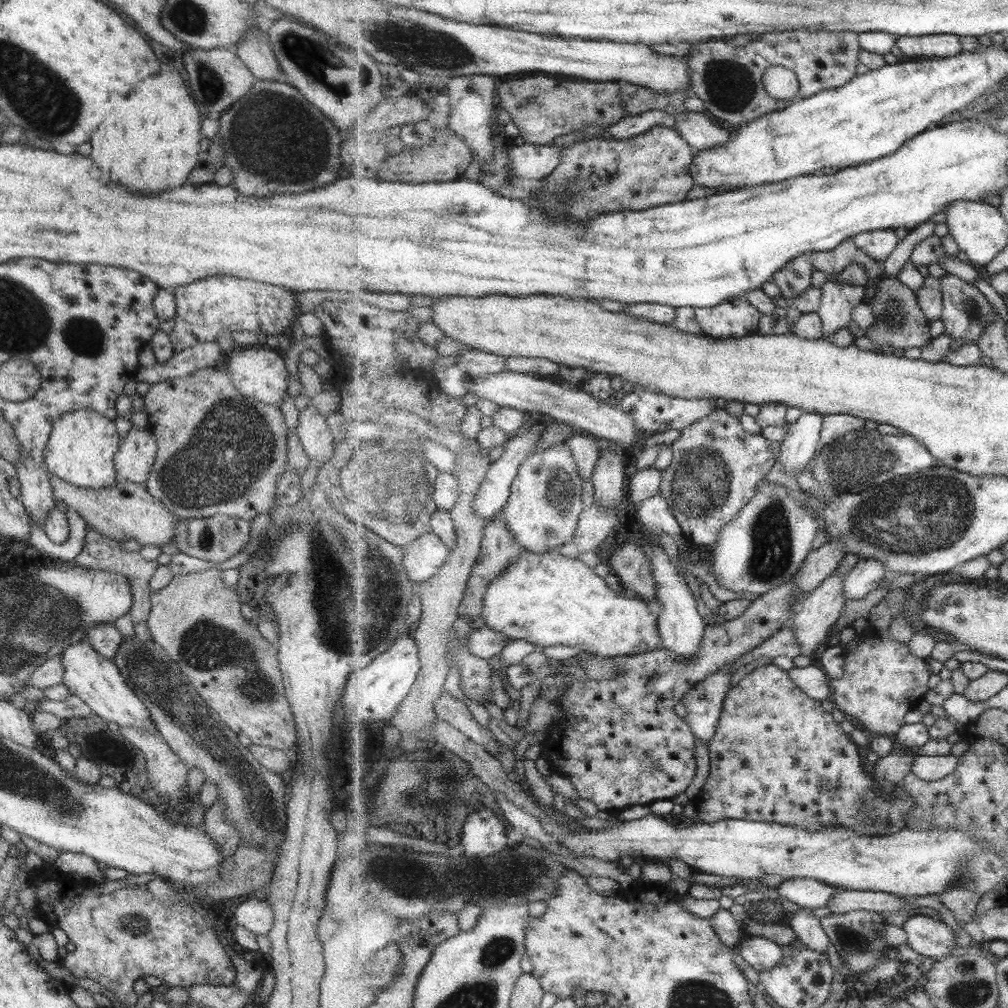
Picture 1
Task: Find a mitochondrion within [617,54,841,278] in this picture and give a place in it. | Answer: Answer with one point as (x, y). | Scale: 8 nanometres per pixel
(731, 87)

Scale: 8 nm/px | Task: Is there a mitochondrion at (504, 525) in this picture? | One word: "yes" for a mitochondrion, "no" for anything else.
no

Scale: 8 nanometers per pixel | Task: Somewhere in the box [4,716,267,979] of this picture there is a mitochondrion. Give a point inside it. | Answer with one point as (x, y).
(137, 927)

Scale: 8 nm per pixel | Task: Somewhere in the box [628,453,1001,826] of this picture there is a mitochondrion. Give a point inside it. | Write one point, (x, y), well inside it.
(921, 514)

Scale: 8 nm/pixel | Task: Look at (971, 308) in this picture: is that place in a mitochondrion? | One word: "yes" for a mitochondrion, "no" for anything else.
yes

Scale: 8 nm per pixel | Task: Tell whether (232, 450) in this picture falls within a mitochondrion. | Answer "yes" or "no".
yes

